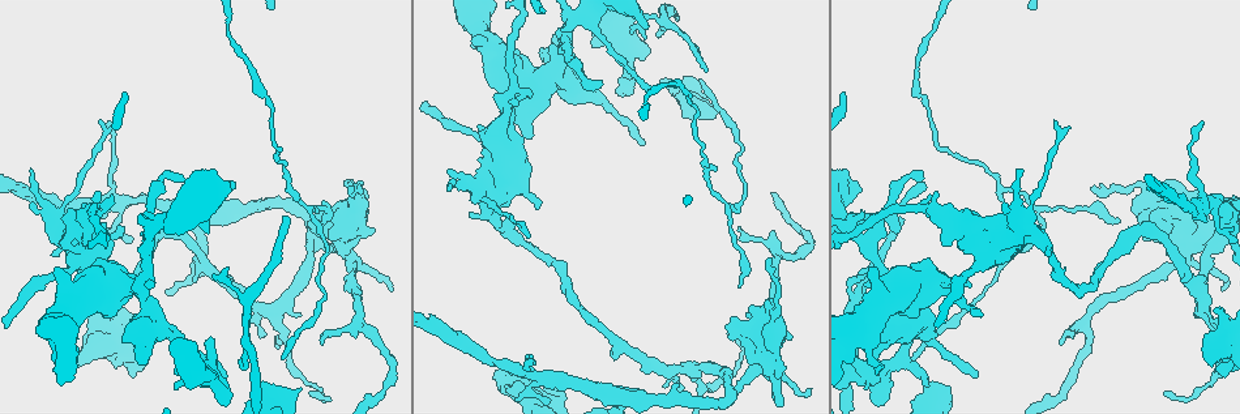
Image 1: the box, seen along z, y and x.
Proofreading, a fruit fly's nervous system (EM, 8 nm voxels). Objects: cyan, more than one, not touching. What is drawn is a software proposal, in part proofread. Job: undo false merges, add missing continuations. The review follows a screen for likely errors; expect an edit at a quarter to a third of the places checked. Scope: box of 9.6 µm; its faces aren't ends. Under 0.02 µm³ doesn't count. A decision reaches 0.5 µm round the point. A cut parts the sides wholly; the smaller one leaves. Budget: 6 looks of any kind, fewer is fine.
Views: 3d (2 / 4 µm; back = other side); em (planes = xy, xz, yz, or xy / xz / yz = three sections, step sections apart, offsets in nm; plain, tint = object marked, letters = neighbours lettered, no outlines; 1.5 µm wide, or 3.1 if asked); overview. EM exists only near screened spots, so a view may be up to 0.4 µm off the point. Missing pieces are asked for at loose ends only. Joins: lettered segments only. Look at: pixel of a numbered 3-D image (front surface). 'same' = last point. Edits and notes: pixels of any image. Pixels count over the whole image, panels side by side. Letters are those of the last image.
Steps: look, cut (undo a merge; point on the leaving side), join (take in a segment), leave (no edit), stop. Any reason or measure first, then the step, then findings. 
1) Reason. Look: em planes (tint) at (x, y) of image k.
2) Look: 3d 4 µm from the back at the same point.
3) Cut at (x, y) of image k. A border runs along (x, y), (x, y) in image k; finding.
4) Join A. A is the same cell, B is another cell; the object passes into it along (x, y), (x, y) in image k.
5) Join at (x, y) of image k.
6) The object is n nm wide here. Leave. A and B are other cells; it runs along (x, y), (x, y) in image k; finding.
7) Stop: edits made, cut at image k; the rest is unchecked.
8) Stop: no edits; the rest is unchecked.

Look: em planes (letters) at (1038, 212) of image 1.

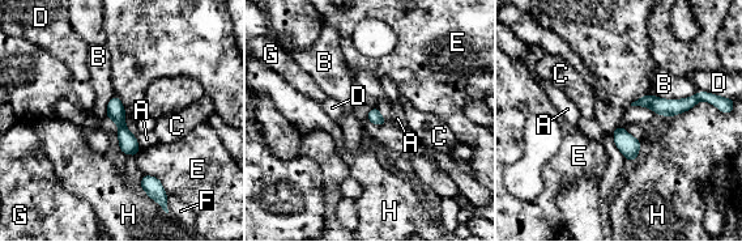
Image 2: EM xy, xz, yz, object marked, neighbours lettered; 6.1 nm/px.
The object is 90 nm wide here. Leave. A, B, C, D, E, F, G and H are other cells; a border runs along (698, 90), (682, 98), (649, 94) in image 2; one cell here.

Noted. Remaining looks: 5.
An open end. Look: 3d 4 µm at (495, 380) of image 1.

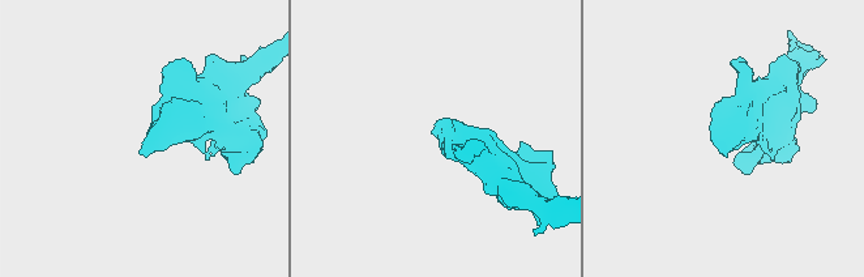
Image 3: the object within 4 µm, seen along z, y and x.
Look: em planes (plain) at (726, 157) of image 3.

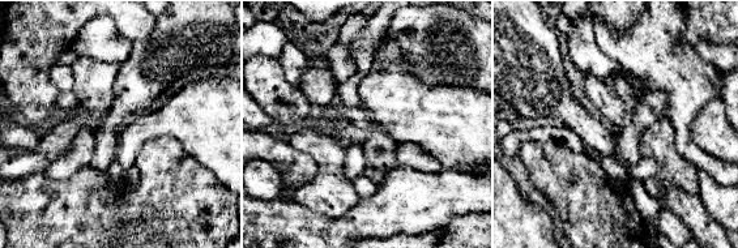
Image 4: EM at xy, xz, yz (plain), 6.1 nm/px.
Look: em planes (letters) at the same point.

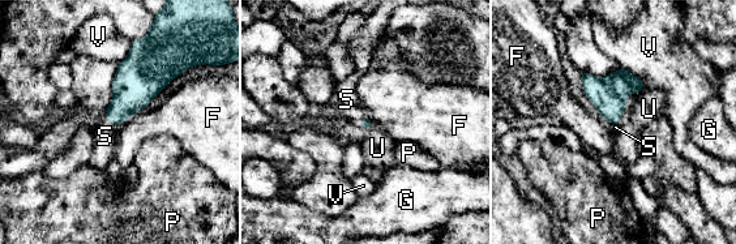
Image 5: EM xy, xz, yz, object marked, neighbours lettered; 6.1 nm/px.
Join S. S is the same cell, F, G, P, U and V are other cells; it goes on there.

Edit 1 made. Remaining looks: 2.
Stop: edits made, join at image 5; the rest is unchecked.

